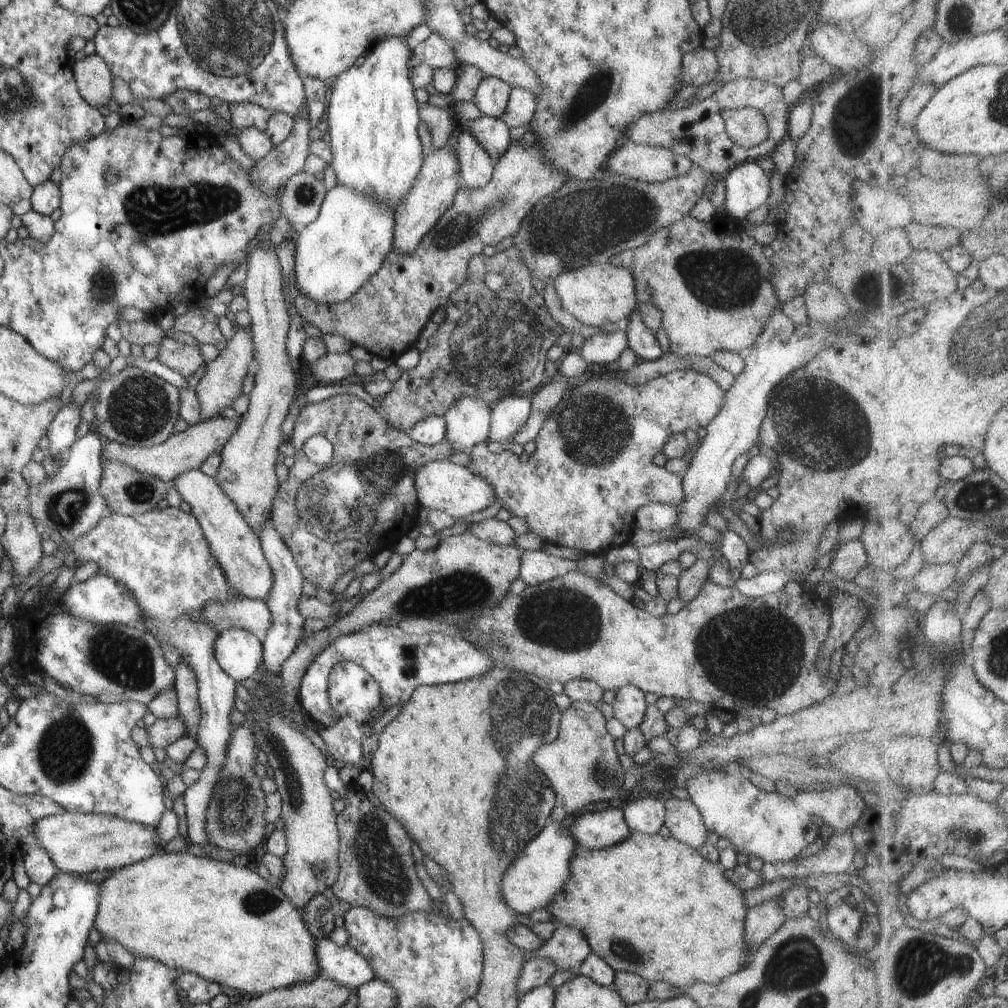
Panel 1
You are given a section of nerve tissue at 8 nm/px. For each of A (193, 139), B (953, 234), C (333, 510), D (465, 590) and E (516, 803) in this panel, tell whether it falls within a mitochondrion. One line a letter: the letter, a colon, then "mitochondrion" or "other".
A: other
B: other
C: mitochondrion
D: mitochondrion
E: mitochondrion

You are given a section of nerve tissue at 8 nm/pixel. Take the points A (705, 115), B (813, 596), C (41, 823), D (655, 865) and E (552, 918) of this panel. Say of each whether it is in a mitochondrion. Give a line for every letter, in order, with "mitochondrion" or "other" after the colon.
A: other
B: other
C: other
D: other
E: other

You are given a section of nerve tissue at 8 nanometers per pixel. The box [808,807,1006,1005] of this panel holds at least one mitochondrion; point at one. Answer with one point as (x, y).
(918, 968)

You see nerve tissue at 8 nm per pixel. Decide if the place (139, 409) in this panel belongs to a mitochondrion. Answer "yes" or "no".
yes

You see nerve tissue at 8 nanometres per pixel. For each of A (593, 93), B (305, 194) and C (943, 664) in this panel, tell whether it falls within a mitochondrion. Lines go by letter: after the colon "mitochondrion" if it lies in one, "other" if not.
A: mitochondrion
B: mitochondrion
C: mitochondrion

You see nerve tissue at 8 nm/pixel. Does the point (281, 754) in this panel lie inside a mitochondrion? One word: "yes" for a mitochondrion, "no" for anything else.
yes

